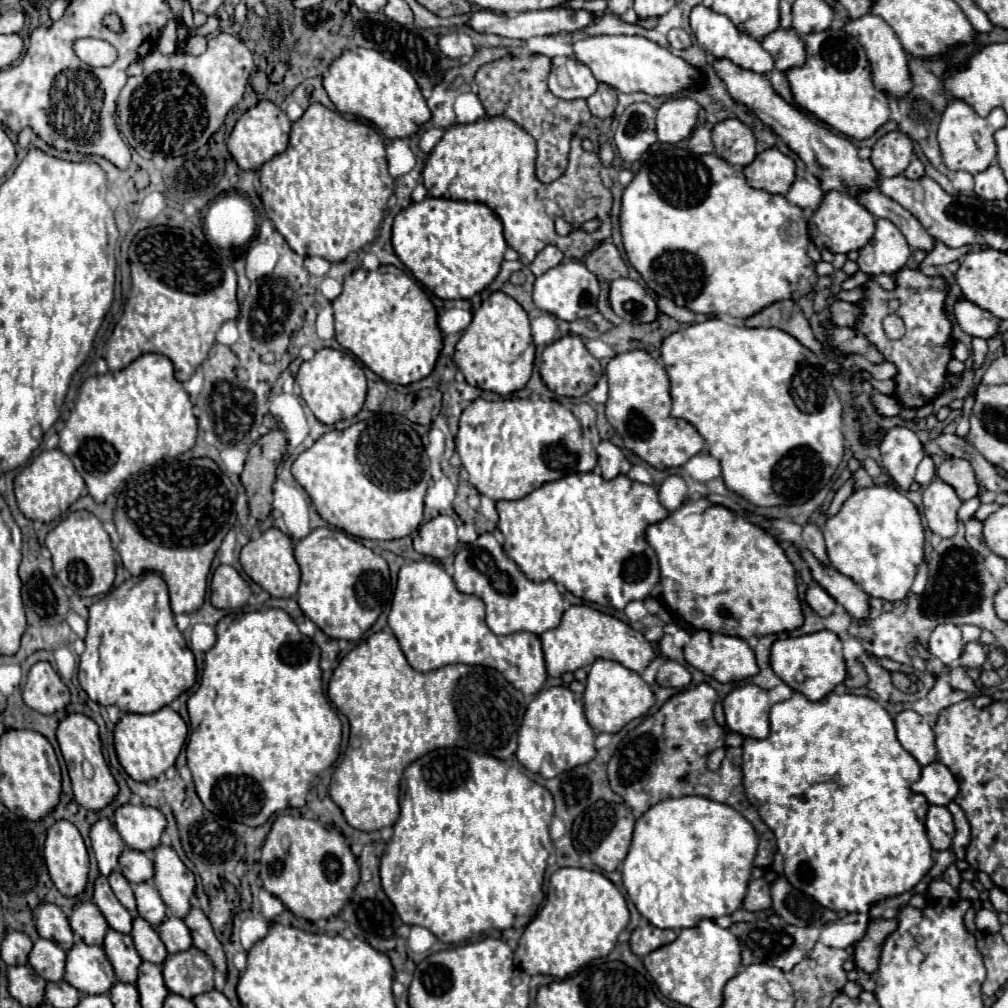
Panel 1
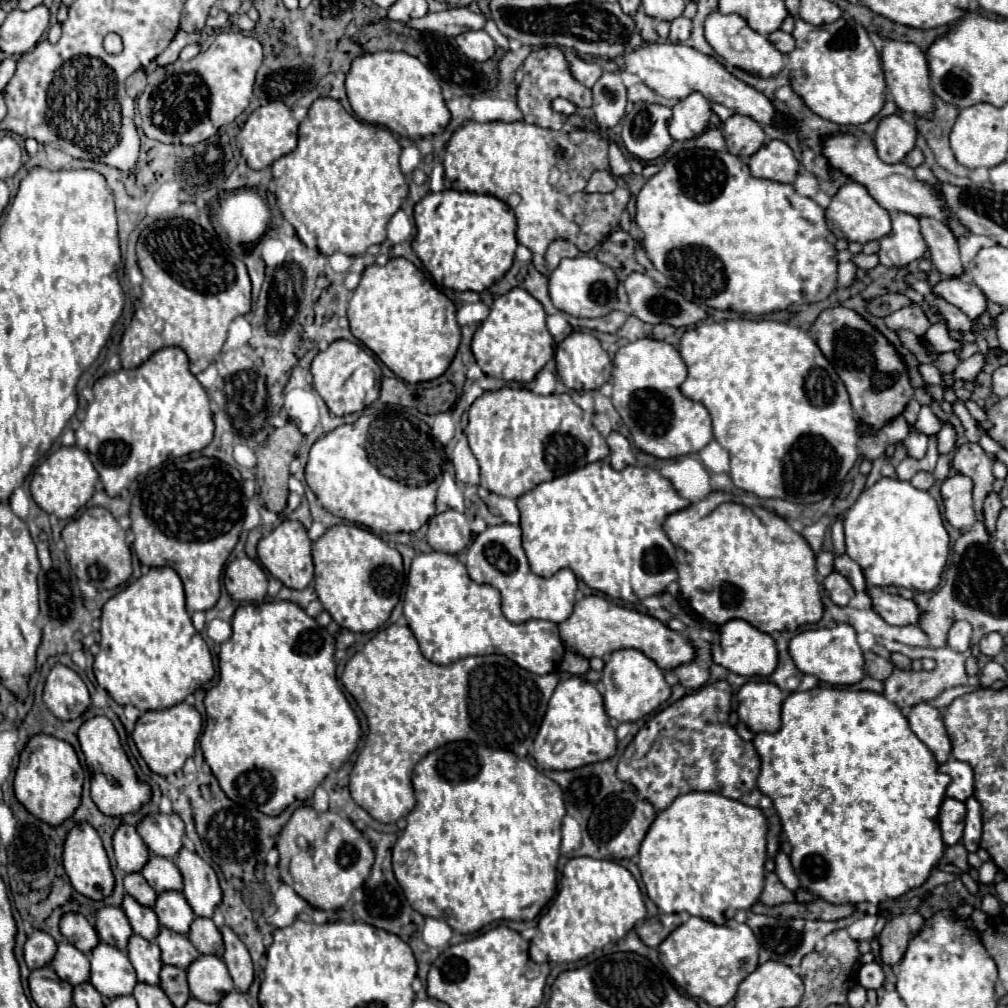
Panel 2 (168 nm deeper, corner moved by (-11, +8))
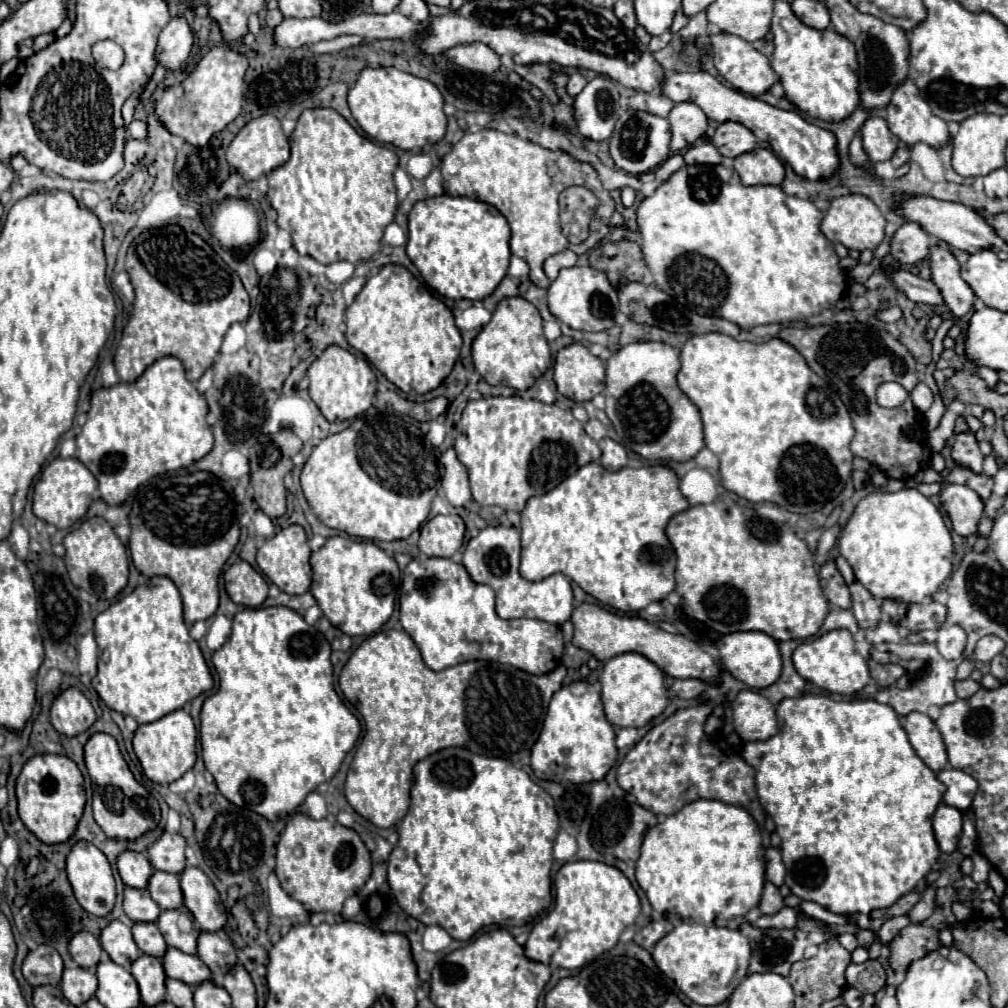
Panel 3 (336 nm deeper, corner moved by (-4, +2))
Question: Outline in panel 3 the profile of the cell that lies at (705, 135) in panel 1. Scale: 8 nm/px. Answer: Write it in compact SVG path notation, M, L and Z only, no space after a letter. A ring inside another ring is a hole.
M703 141L685 153L685 163L687 165L719 165L721 155L719 151L715 151L715 147L709 141Z

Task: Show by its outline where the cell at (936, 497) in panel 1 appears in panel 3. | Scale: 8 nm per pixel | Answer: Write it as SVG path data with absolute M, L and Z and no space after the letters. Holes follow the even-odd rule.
M945 485L941 489L941 505L959 535L969 537L977 533L985 503L973 489L967 485Z

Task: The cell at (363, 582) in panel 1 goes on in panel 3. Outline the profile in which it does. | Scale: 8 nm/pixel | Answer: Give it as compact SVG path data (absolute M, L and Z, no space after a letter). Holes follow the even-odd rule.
M331 537L311 555L313 585L311 593L323 609L325 617L347 635L373 635L381 629L395 609L401 587L399 567L393 557L371 541L355 541L349 537Z

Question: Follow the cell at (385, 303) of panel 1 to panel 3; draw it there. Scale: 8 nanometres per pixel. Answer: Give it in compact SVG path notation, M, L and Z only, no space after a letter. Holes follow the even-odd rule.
M385 265L379 273L371 275L361 293L355 297L353 305L347 307L345 317L345 335L349 345L363 353L371 361L371 365L375 365L391 383L395 383L405 393L415 391L423 395L427 391L437 389L441 381L451 373L455 361L459 359L463 339L455 325L451 309L443 301L433 297L431 291L401 265Z

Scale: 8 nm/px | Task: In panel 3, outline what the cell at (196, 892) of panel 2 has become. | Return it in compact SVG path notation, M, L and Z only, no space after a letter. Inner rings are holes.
M187 867L179 877L185 907L193 913L201 931L221 931L227 923L227 911L211 879L197 867Z

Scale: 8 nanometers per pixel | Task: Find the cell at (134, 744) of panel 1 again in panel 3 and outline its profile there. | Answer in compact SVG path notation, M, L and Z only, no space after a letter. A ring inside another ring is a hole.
M177 709L165 717L161 717L159 721L147 723L147 725L139 725L139 729L135 731L133 737L133 749L135 755L141 761L141 767L145 771L145 775L159 785L169 785L175 779L179 779L181 775L185 775L197 759L197 729L195 723L191 719L189 713L185 713L183 709Z

